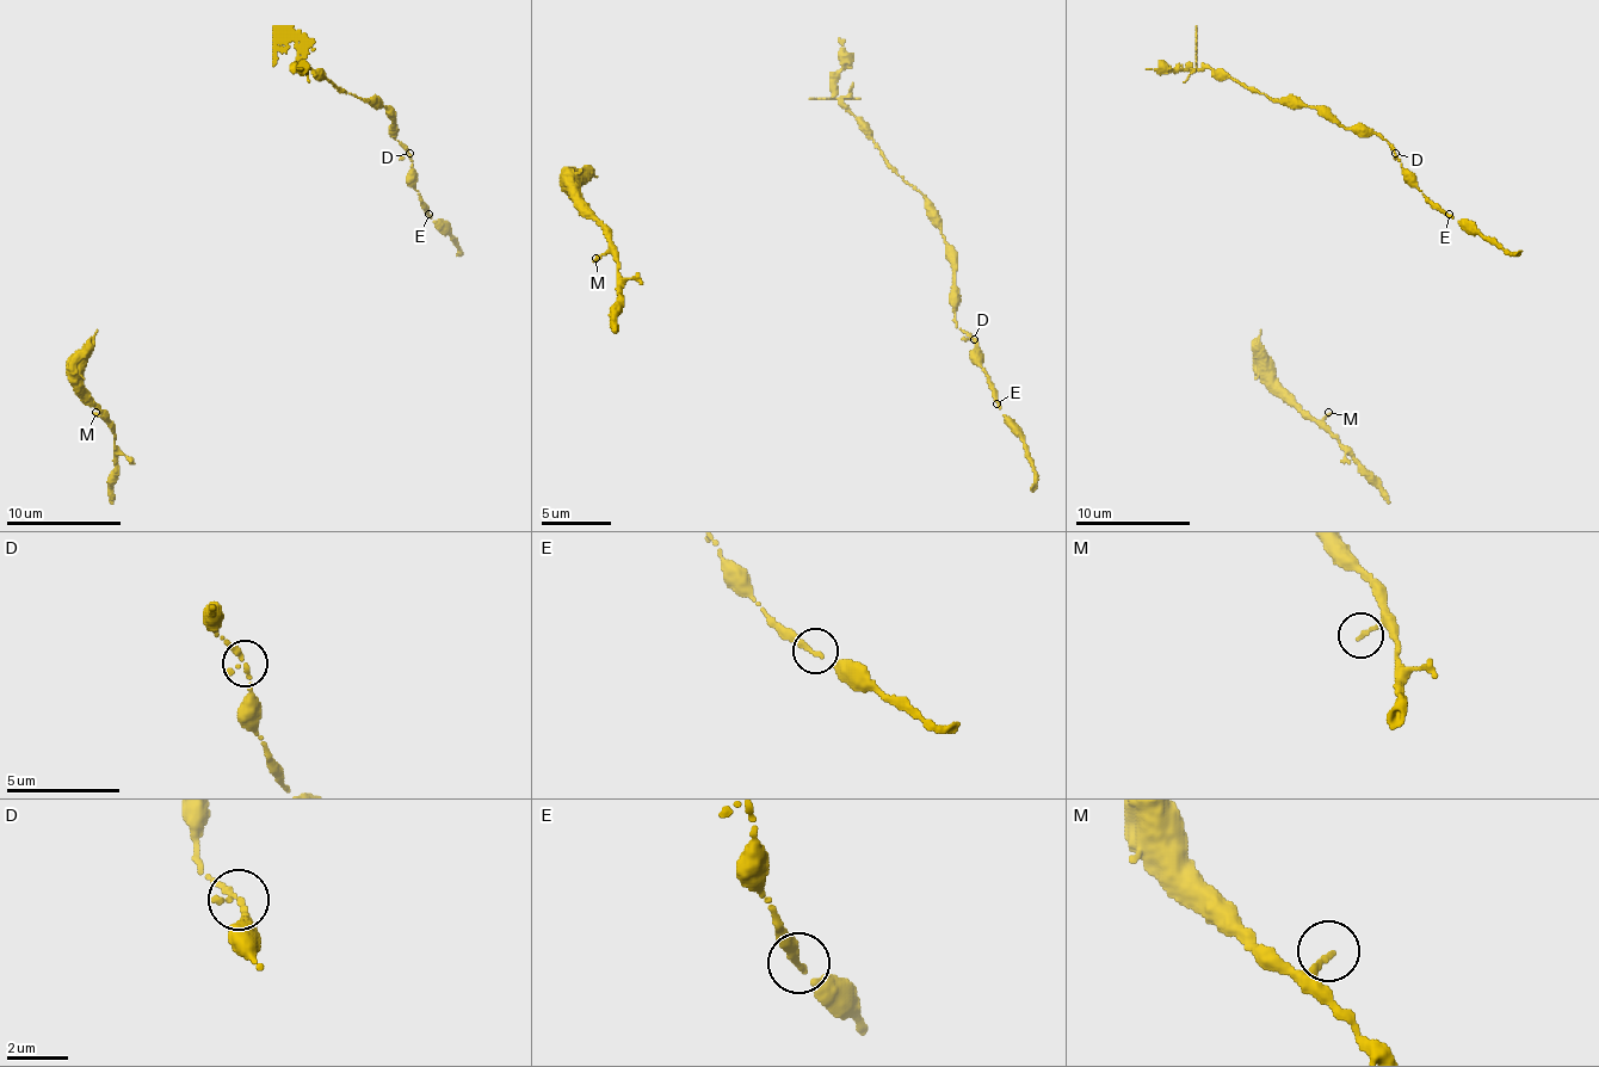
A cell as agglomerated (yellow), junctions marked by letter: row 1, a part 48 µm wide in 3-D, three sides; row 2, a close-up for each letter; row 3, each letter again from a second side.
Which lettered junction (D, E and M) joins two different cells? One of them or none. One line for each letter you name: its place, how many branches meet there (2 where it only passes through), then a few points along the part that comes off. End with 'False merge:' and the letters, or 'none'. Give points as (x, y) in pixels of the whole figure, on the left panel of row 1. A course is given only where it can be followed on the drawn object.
False merge: none

